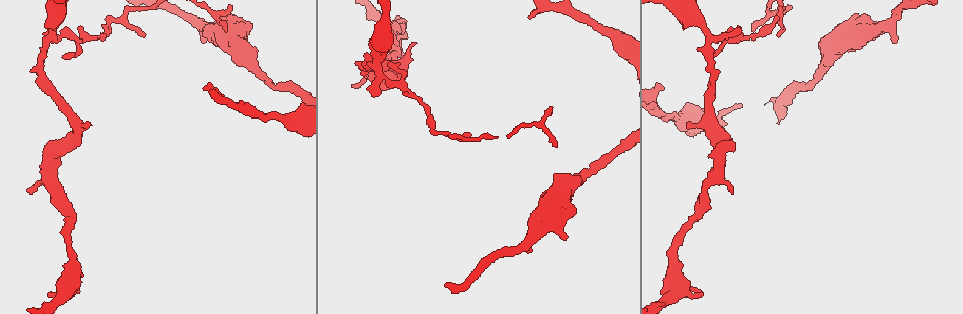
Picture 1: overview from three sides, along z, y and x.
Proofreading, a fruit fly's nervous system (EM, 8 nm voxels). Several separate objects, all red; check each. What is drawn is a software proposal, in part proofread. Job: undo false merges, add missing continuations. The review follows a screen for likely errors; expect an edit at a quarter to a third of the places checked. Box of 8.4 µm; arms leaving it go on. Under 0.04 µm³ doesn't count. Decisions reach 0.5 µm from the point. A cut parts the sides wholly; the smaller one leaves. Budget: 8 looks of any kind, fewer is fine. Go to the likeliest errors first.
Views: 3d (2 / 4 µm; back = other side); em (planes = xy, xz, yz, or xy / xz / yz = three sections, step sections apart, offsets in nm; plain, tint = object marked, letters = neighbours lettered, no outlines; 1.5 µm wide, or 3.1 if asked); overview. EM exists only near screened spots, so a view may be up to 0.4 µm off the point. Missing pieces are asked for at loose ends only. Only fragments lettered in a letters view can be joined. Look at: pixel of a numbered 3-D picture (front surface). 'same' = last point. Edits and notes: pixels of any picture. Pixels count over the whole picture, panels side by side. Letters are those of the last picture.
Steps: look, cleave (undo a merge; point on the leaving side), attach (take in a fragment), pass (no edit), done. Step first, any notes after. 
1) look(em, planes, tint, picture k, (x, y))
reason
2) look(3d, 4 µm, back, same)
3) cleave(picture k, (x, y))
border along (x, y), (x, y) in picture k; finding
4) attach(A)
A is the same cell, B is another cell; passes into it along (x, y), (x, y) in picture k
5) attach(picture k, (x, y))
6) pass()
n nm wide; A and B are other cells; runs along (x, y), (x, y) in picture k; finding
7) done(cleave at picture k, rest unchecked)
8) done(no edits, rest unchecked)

look(em, planes, letters, picture 1, (565, 235))
free end

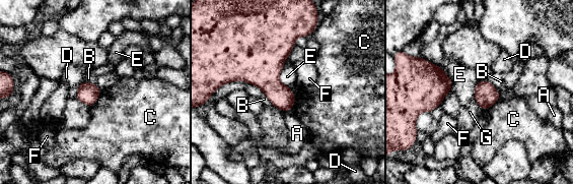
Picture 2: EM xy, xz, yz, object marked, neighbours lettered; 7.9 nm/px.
pass()
A, B, C, D, E, F and G are other cells; border along (474, 97), (481, 109) in picture 2; none of them fits

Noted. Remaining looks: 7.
look(3d, 2 µm, picture 1, (701, 297))
thin end

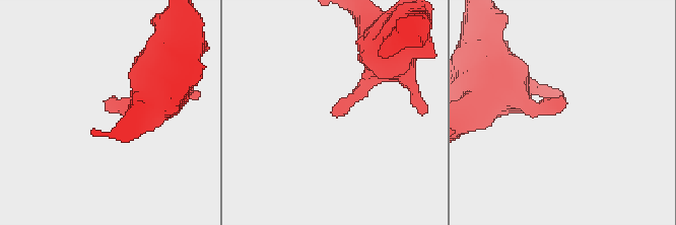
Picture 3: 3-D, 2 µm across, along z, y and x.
look(em, planes, letters, picture 3, (107, 110))
shape alone is not enough

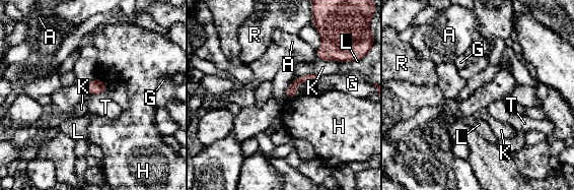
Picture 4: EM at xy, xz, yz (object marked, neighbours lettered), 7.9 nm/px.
pass()
A, G, H, K, L, R and T are other cells; border along (318, 74), (302, 74), (294, 78) in picture 4; no lettered fragment goes on from it

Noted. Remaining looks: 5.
look(em, planes, tint, picture 1, (810, 83))
narrows sharply

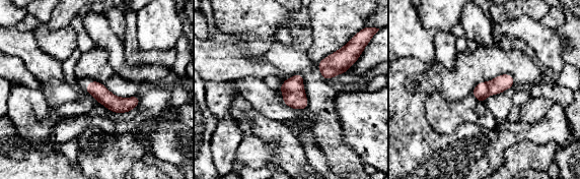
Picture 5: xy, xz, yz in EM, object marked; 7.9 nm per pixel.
look(em, planes, letters, same)
see the neighbours

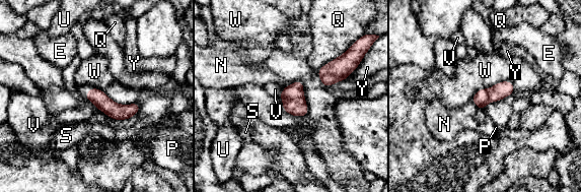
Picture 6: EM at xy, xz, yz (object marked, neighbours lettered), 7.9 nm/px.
pass()
120 nm wide; E, N, P, Q, S, U, V, W and Y are other cells; one cell here

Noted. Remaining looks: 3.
done(no edits, rest unchecked)

